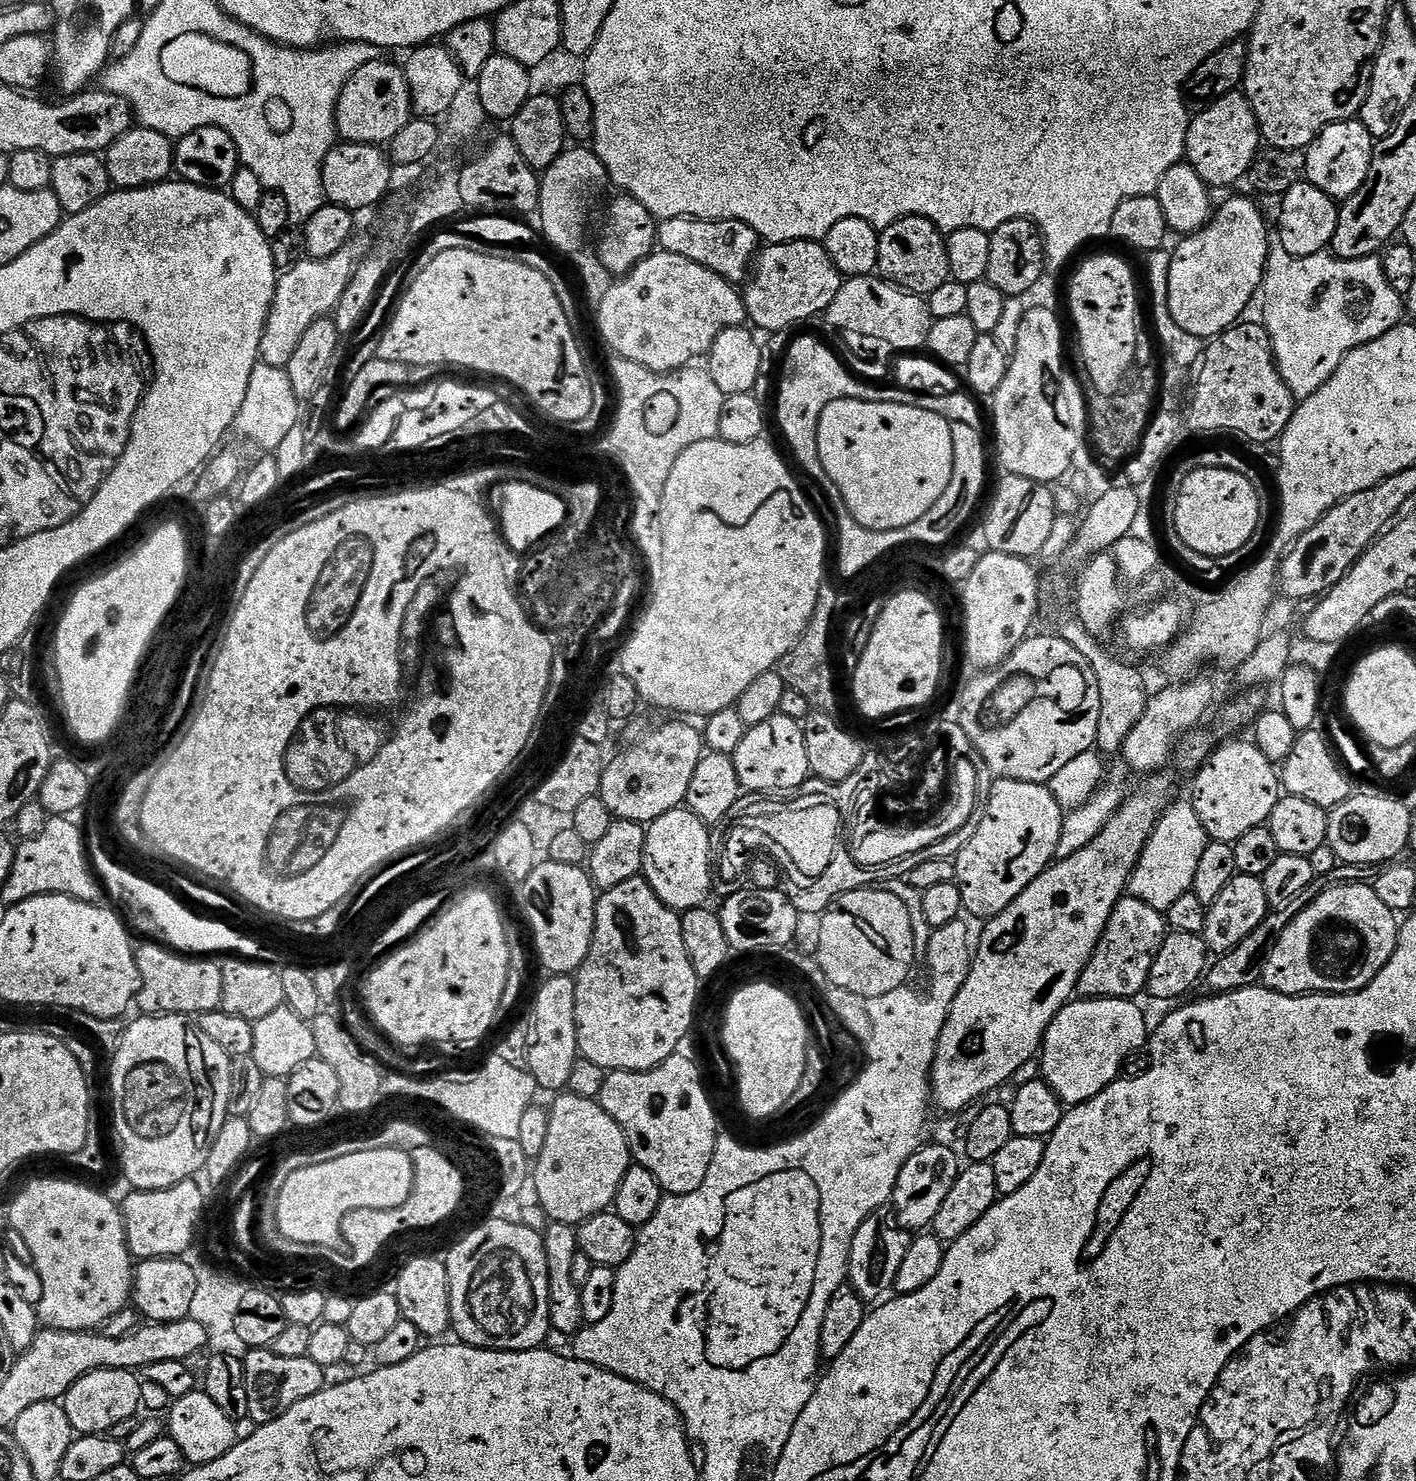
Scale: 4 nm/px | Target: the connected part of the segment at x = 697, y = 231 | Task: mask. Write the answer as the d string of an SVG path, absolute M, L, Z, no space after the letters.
M693 216L670 218L659 221L656 230L656 242L659 251L670 254L682 254L706 270L714 270L731 284L740 286L749 279L754 268L754 261L761 251L762 241L758 233L737 220L699 220Z

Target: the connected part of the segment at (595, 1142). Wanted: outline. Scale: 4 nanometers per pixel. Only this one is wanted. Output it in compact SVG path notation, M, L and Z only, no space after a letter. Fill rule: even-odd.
M569 1092L557 1095L553 1100L555 1102L548 1110L550 1123L545 1149L535 1159L532 1170L532 1188L534 1186L540 1206L549 1221L578 1226L598 1213L607 1211L615 1203L618 1186L634 1161L618 1122L614 1122L596 1100L578 1098Z

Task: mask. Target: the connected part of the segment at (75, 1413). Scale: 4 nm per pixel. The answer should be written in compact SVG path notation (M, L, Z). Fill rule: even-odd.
M105 1368L87 1372L82 1378L78 1378L78 1382L70 1386L62 1401L73 1433L89 1438L103 1437L110 1430L110 1426L118 1426L125 1418L137 1415L141 1411L141 1383L141 1377L136 1372Z

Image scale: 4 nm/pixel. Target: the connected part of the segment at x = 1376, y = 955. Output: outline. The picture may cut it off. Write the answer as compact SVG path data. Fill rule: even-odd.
M1368 882L1335 884L1326 889L1320 896L1314 898L1312 902L1300 914L1298 914L1284 930L1277 942L1263 957L1263 987L1281 992L1287 996L1310 996L1313 994L1339 994L1341 992L1357 992L1362 990L1370 981L1378 974L1378 970L1382 970L1382 966L1386 966L1386 962L1390 962L1390 958L1396 949L1398 942L1398 934L1400 933L1400 924L1398 923L1397 913L1390 910L1390 906L1382 903L1382 898L1378 898L1375 887Z

